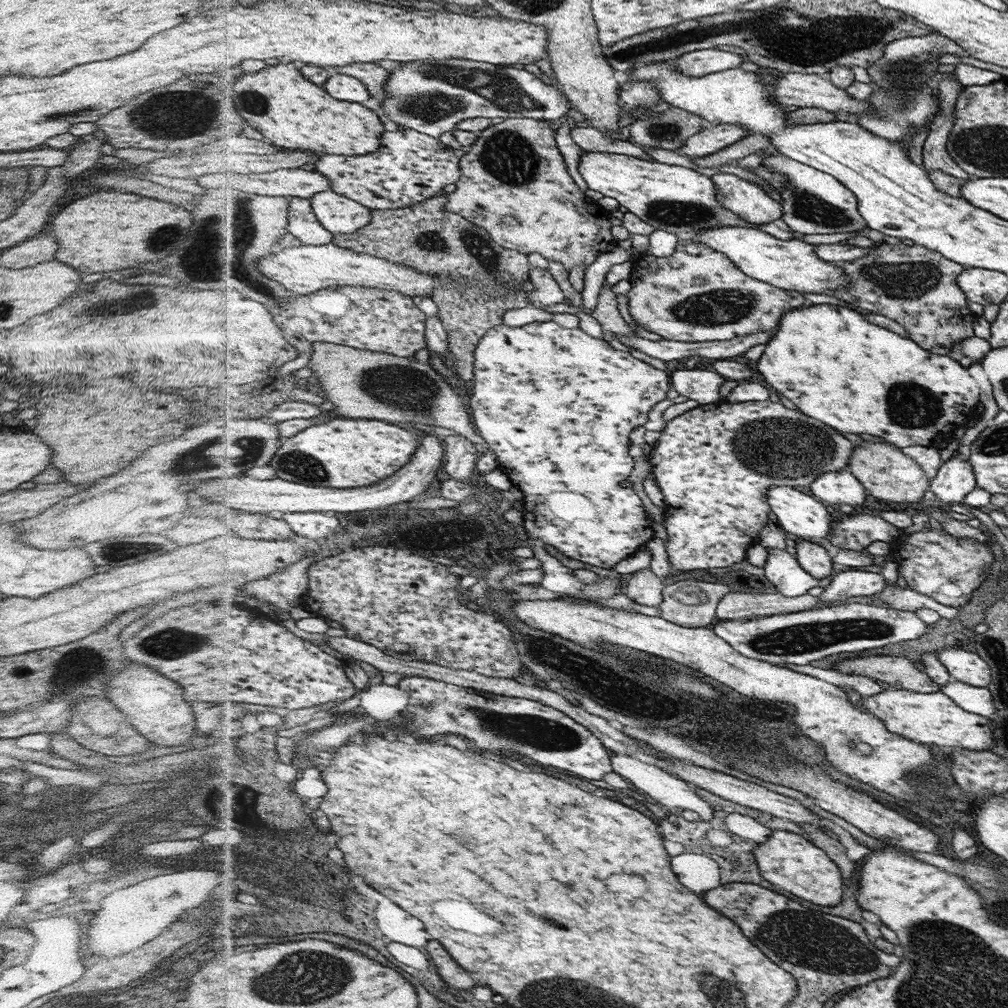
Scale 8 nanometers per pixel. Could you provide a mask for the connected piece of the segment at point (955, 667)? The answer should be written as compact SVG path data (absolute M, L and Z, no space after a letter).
M955 647L943 648L938 652L938 659L956 681L976 687L987 687L992 681L993 672L978 653Z

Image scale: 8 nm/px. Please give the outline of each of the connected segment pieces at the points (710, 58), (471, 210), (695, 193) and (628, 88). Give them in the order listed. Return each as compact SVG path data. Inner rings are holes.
M712 48L688 52L675 59L676 70L692 78L739 68L743 61L744 58L736 53Z
M510 118L502 123L490 125L480 132L473 145L462 157L462 177L457 183L457 190L450 194L446 208L450 212L462 214L476 226L484 228L493 237L494 242L502 248L522 252L522 254L541 254L548 261L562 264L567 271L574 266L588 266L604 252L619 246L610 234L608 214L600 218L598 204L586 202L584 192L576 186L562 156L556 150L552 121L534 120L532 118Z
M584 151L578 162L578 172L586 181L588 189L615 198L644 222L658 230L676 234L678 240L688 240L704 229L722 226L754 227L780 240L799 237L781 218L756 226L746 222L736 212L726 210L718 202L716 186L712 180L684 166L647 161L624 154Z
M630 78L624 81L619 91L620 103L623 108L636 110L640 108L650 108L660 102L660 91L650 83L650 81L634 81Z

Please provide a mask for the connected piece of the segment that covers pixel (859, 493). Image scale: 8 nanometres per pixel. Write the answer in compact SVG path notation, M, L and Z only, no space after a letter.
M842 468L836 472L824 472L810 484L810 490L814 496L818 497L818 500L835 507L848 504L858 508L866 500L865 485L860 483L848 468Z

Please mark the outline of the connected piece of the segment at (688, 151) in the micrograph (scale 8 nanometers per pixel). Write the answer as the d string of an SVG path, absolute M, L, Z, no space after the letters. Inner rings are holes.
M736 123L713 125L690 136L677 152L694 160L696 157L704 157L721 151L724 147L734 144L748 135L750 135L750 131Z

